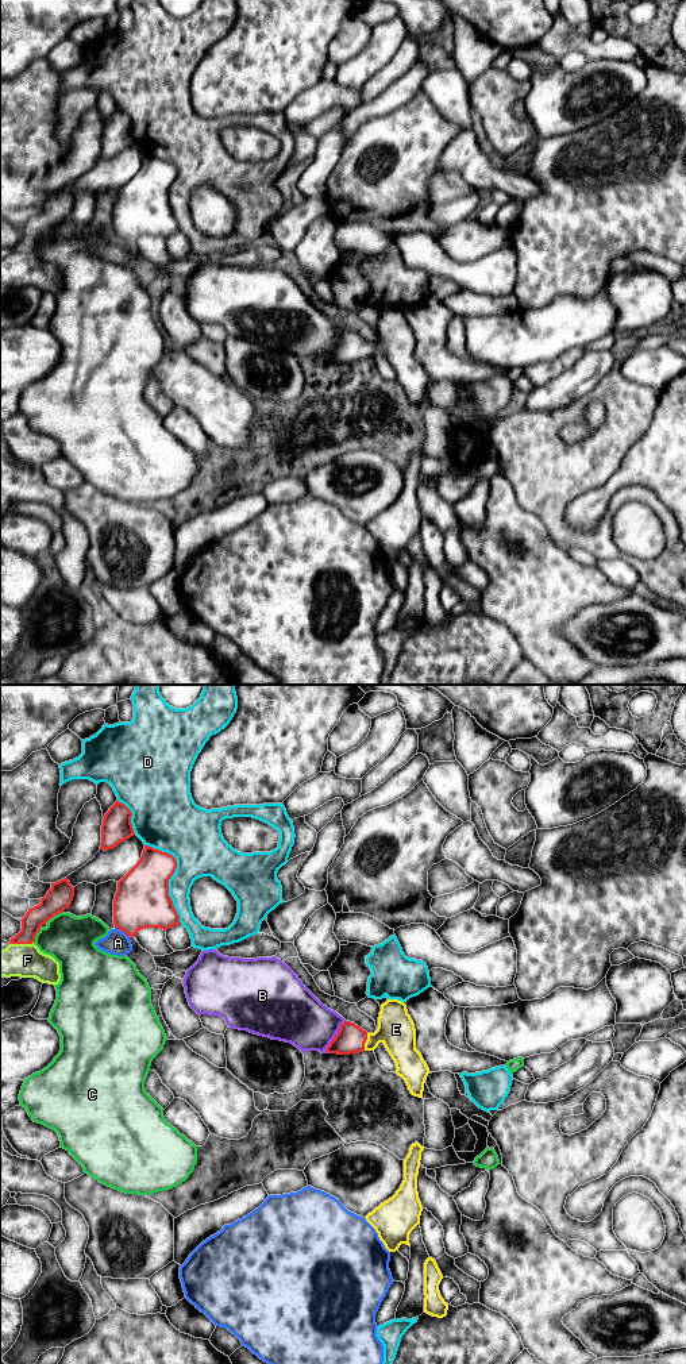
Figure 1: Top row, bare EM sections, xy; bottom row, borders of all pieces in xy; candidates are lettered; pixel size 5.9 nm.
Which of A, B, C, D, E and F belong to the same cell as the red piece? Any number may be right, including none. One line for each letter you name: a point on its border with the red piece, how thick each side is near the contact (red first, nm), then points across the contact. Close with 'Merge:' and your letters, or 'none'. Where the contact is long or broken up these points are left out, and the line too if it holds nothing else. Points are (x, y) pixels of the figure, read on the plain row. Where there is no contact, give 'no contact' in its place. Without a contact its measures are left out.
E: xy (365, 350) | 170/220 nm | across xy (350, 347), (365, 350), (396, 338)
Merge: E

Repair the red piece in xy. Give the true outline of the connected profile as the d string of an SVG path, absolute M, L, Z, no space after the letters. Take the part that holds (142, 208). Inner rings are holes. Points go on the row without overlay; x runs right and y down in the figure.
M144 154L140 169L117 190L113 232L130 246L140 238L181 232L169 204L169 188L177 177L173 163Z

